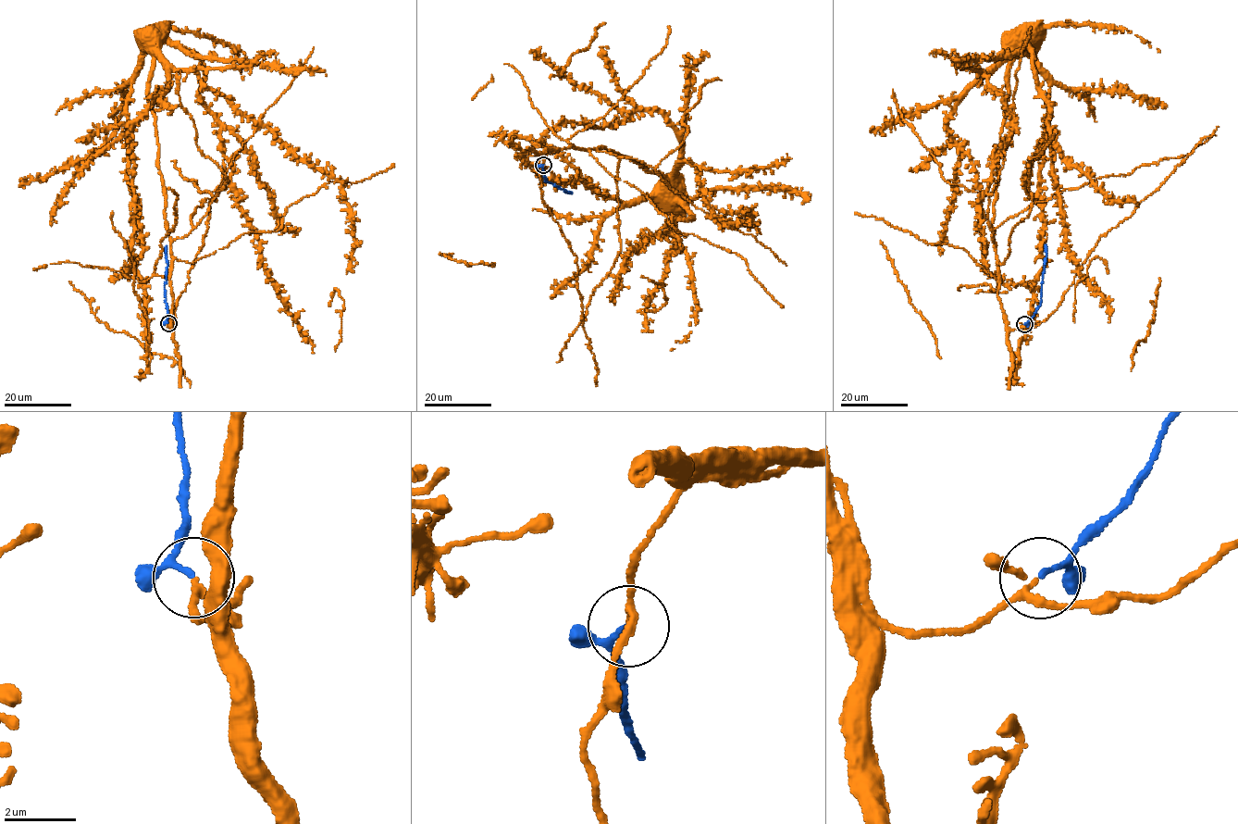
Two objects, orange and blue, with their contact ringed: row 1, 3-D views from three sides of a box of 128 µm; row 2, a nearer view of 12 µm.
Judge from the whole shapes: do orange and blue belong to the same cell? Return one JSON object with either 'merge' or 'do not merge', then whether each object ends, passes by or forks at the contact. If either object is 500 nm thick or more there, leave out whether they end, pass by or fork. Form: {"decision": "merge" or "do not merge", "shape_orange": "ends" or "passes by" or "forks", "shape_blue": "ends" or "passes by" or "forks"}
{"decision": "merge", "shape_orange": "passes by", "shape_blue": "ends"}

